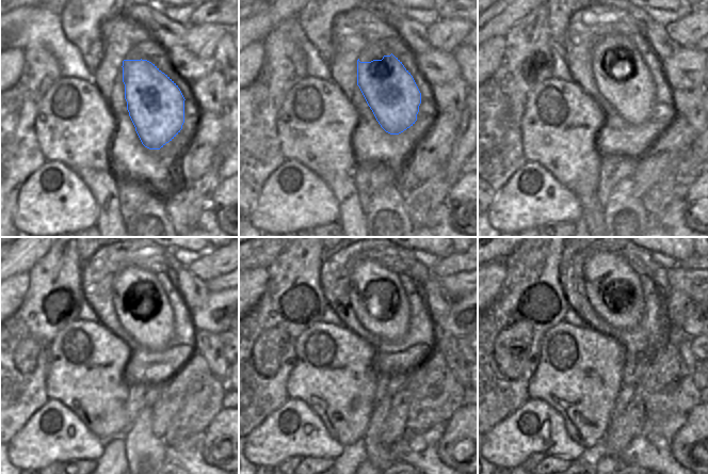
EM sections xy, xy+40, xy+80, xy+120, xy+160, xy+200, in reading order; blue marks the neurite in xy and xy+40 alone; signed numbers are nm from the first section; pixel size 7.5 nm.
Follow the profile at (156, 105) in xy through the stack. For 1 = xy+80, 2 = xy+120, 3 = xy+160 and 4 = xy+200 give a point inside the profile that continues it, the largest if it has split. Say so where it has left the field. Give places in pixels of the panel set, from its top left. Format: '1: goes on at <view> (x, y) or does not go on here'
1: goes on at xy+80 (627, 85)
2: goes on at xy+120 (148, 318)
3: goes on at xy+160 (376, 296)
4: goes on at xy+200 (613, 289)

